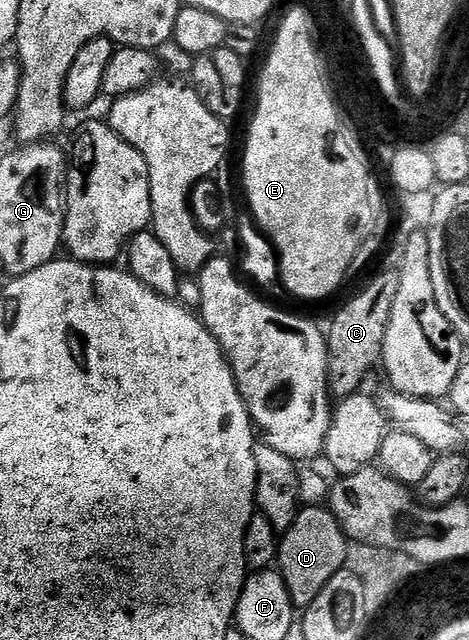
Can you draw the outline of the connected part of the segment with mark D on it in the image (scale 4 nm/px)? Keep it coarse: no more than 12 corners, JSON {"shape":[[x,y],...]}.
{"shape":[[304,506],[280,538],[278,573],[307,608],[348,561],[324,506]]}

